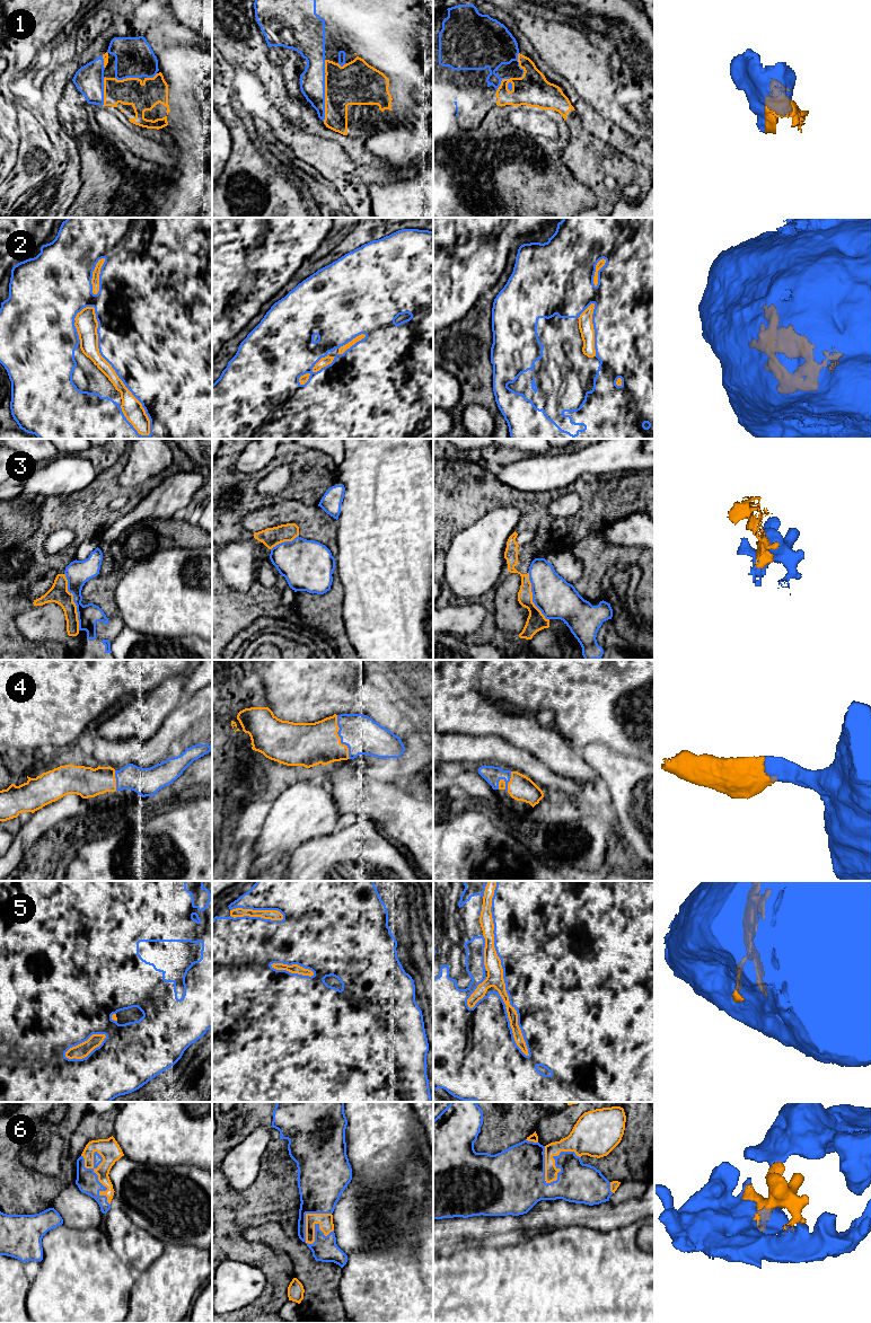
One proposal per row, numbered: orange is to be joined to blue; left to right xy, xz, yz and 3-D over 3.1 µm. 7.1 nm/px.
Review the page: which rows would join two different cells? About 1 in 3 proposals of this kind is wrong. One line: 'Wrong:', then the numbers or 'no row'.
Wrong: 3

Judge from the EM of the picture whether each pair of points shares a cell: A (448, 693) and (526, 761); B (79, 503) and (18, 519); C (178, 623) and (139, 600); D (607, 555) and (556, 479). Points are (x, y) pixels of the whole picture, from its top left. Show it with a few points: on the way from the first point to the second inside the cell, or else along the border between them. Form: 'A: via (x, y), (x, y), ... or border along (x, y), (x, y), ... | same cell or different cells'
A: border along (468, 735), (495, 734), (519, 748) | different cells
B: via (64, 511), (33, 519) | same cell
C: via (168, 613), (156, 600), (149, 600) | same cell
D: border along (561, 488), (537, 492), (535, 494) | different cells

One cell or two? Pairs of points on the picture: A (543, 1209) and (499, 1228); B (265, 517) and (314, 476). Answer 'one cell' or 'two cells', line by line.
A: one cell
B: one cell

